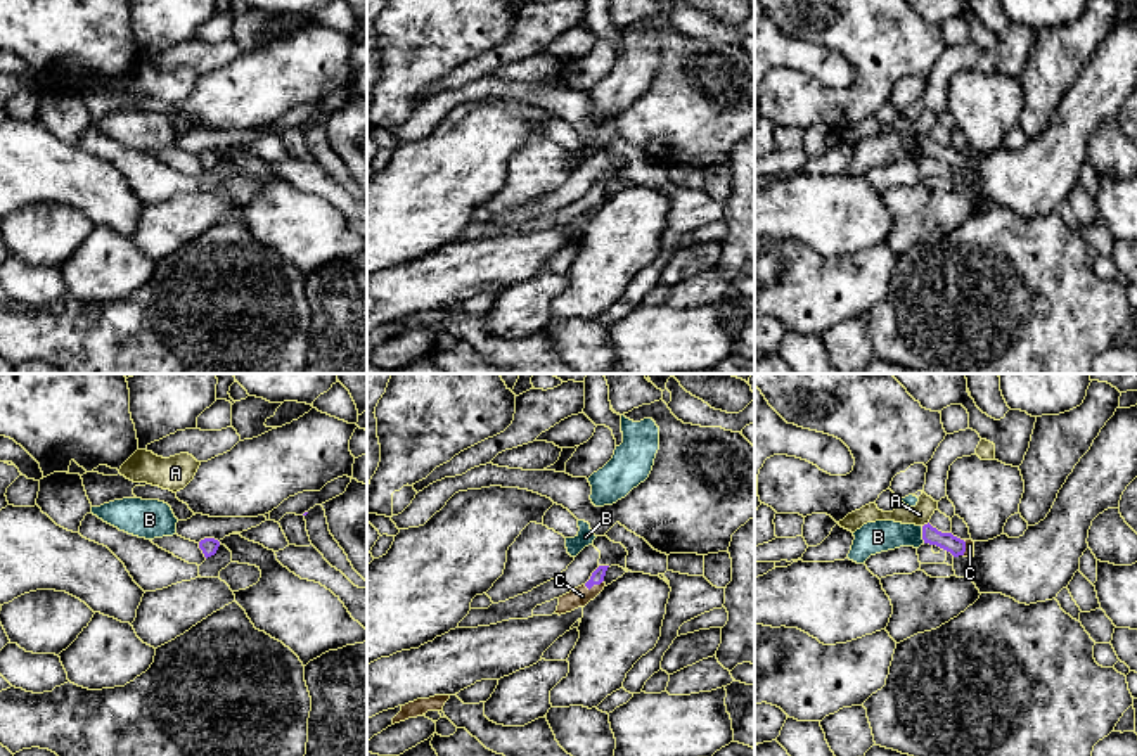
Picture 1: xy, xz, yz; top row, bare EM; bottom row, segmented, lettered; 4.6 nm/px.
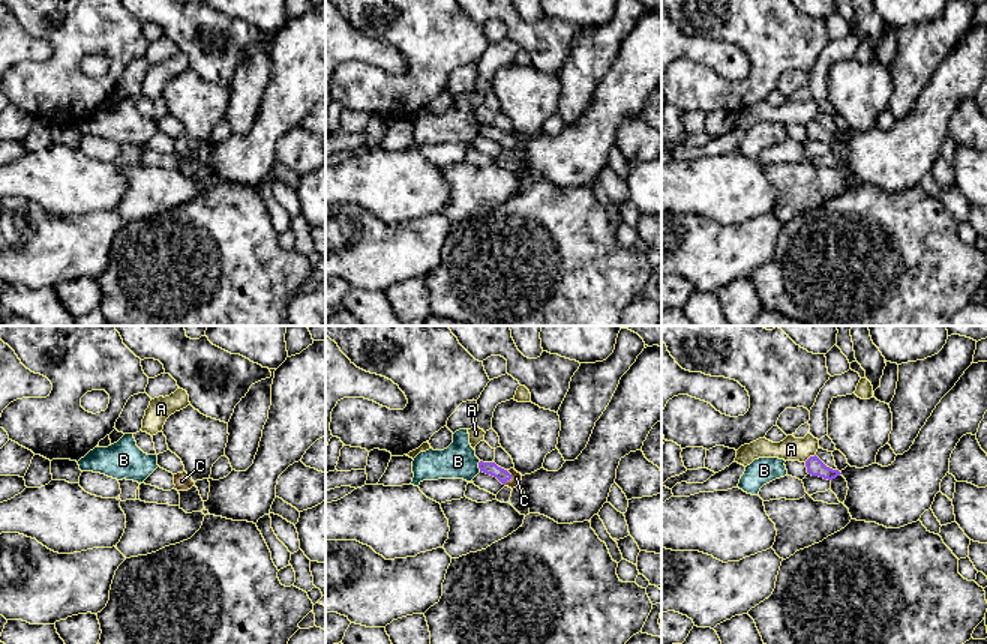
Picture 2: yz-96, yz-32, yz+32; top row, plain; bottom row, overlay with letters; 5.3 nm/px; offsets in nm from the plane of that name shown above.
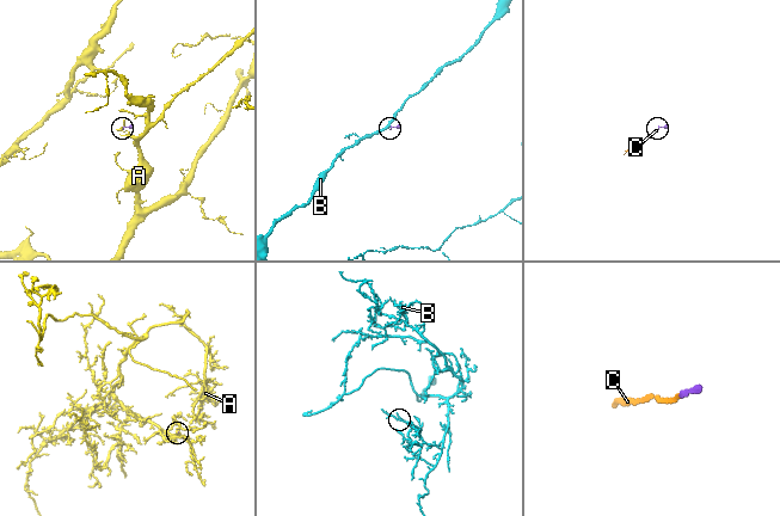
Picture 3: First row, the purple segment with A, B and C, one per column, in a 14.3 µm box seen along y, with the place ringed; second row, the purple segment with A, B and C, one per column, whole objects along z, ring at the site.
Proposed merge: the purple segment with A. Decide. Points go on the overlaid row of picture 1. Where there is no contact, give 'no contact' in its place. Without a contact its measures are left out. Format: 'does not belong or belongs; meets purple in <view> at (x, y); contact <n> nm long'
does not belong; meets purple in yz at (925, 525); contact 40 nm long

